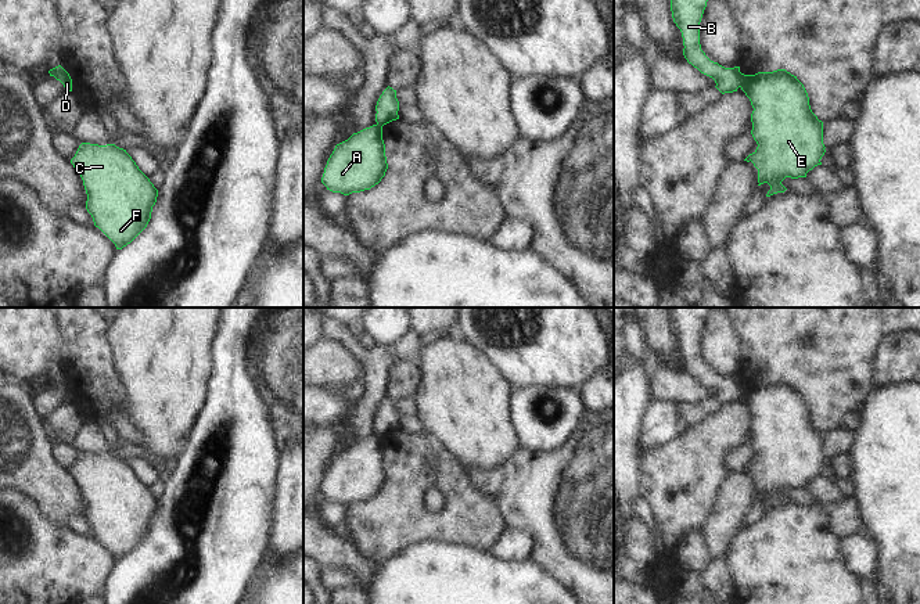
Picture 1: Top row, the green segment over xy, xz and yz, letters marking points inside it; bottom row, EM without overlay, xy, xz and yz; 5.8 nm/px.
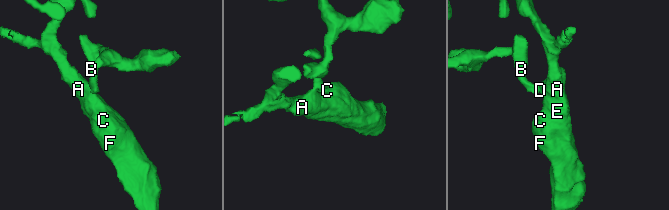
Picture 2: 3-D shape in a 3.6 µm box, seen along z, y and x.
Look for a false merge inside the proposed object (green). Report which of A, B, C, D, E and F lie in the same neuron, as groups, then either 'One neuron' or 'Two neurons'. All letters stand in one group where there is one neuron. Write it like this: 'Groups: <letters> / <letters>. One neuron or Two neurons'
Groups: A C D E F / B. Two neurons

